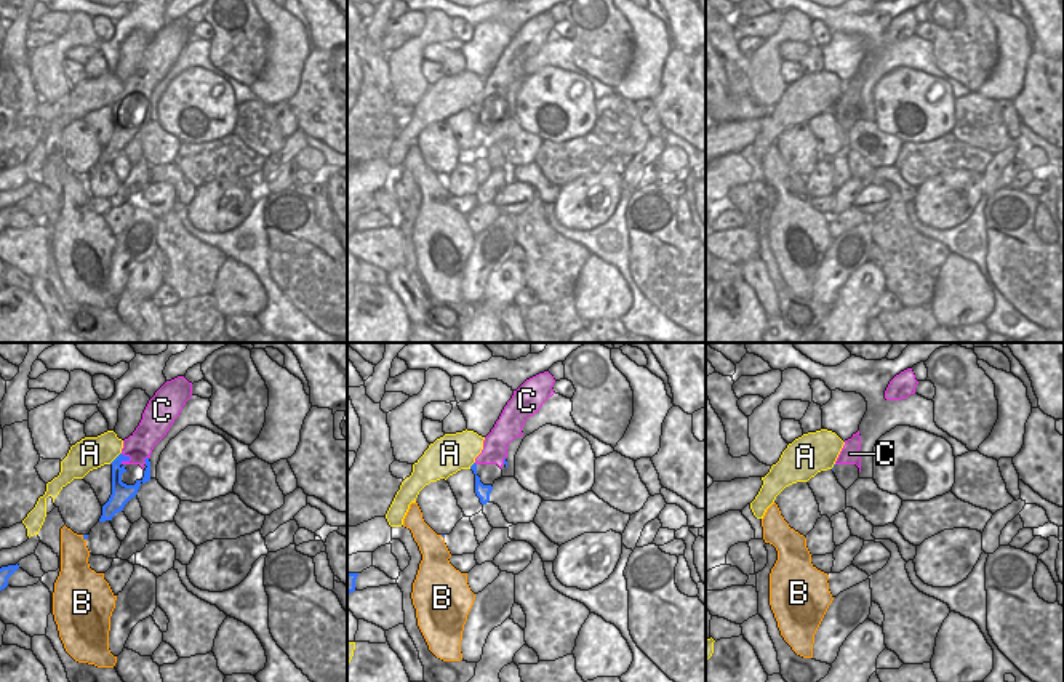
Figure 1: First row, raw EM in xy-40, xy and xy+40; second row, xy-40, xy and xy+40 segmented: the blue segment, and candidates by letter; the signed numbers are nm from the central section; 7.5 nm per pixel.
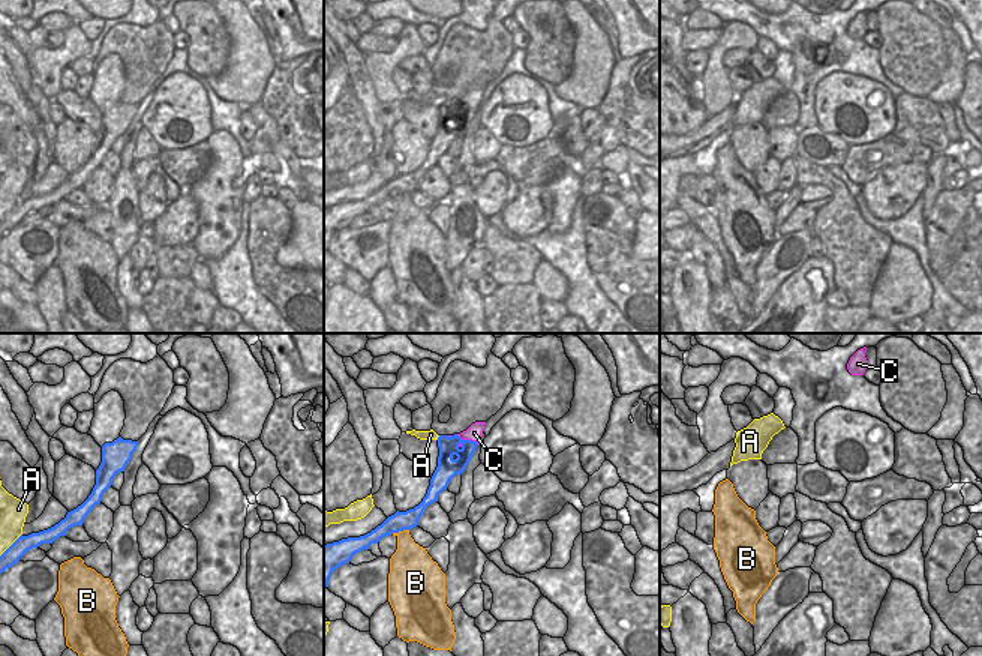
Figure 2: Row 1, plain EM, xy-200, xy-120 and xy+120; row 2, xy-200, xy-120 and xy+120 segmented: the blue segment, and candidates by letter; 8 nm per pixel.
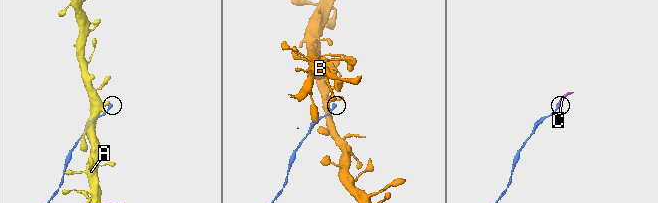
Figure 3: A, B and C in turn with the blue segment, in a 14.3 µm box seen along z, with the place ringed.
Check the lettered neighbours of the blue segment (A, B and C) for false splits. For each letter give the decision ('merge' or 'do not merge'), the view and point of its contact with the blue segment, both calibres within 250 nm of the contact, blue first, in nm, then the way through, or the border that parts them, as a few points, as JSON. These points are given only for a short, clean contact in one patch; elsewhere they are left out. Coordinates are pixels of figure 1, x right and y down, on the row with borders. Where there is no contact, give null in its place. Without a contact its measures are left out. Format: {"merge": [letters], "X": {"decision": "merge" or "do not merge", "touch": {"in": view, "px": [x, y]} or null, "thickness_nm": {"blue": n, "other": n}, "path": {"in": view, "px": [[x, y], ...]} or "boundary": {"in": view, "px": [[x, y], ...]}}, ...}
{"merge": ["C"], "A": {"decision": "do not merge", "touch": {"in": "xy-40", "px": [116, 458]}, "thickness_nm": {"blue": 130, "other": 240}}, "B": {"decision": "do not merge", "touch": {"in": "xy-40", "px": [84, 538]}, "thickness_nm": {"blue": 30, "other": 220}, "boundary": {"in": "xy-40", "px": [[82, 535], [85, 540]]}}, "C": {"decision": "merge", "touch": {"in": "xy-40", "px": [128, 458]}, "thickness_nm": {"blue": 130, "other": 200}, "path": {"in": "xy-40", "px": [[120, 490], [117, 473], [128, 458], [140, 445]]}}}

